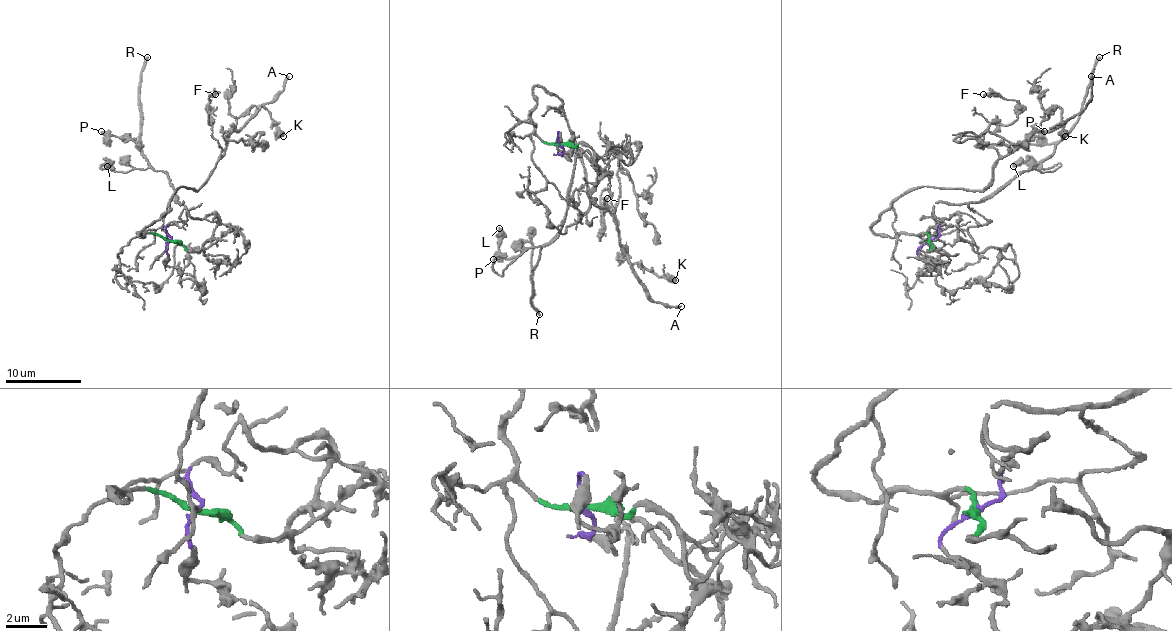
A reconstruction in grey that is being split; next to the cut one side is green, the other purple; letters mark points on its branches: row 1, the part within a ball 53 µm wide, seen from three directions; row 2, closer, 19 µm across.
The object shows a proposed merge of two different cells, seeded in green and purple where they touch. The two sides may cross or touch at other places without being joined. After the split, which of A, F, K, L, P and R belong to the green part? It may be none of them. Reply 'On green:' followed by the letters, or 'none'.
On green: A, F, K

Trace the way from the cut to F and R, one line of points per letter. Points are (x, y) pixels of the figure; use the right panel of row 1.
F: (930, 240), (871, 225), (913, 189), (992, 180), (998, 153), (985, 131), (1009, 125), (1017, 102), (983, 95)
R: (930, 240), (939, 233), (932, 212), (934, 204), (990, 199), (1051, 153), (1079, 116), (1090, 72), (1100, 57)

